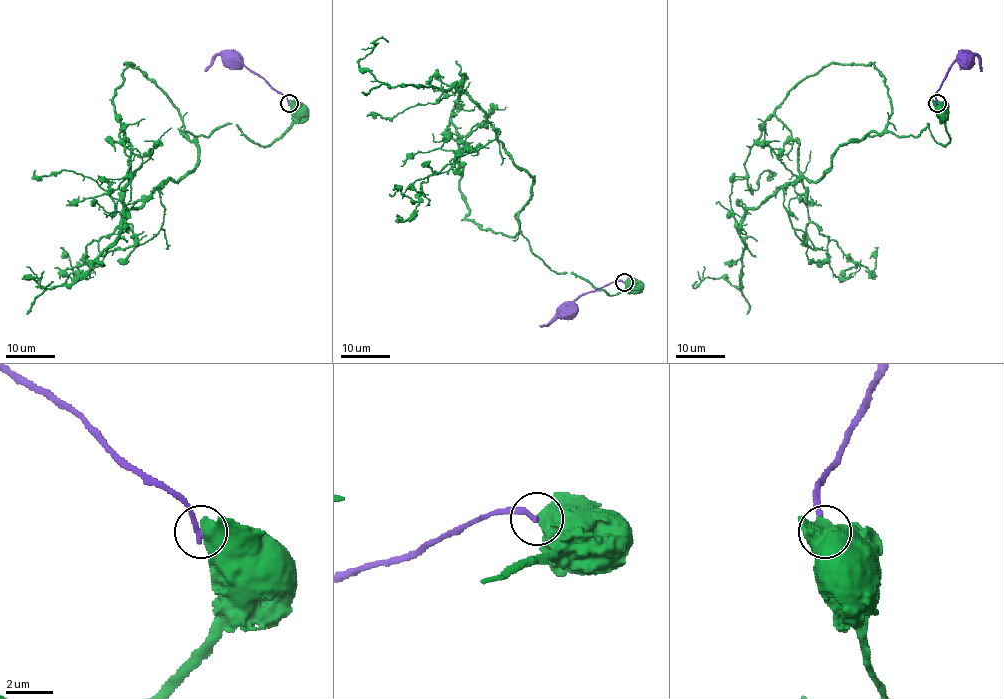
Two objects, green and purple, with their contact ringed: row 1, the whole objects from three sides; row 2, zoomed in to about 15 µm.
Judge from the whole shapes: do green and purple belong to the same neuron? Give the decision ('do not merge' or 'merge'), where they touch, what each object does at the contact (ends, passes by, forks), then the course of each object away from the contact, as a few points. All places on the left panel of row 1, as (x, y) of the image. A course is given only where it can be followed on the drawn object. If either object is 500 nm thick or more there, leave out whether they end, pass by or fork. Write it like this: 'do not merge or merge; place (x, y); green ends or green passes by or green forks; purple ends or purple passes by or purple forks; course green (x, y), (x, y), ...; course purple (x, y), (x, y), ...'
do not merge; place (289, 103); course green (289, 102), (267, 146), (236, 124), (185, 132), (197, 165), (70, 284), (23, 278), (52, 281); course purple (289, 103), (262, 77), (247, 69), (236, 54), (232, 58)

